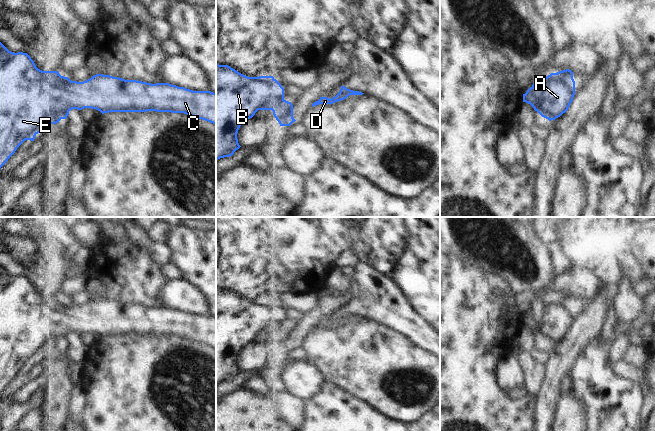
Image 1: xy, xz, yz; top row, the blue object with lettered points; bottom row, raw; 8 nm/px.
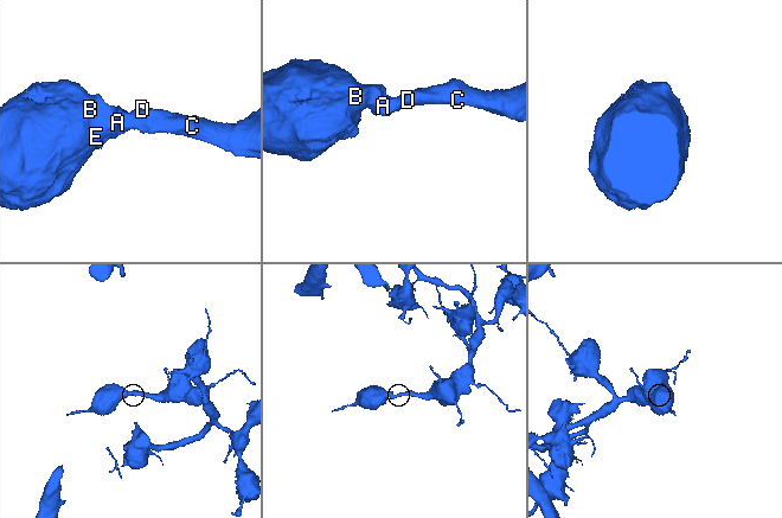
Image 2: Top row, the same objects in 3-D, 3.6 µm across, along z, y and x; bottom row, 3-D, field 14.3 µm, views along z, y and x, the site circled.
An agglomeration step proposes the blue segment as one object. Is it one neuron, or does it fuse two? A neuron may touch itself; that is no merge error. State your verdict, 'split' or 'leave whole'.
leave whole

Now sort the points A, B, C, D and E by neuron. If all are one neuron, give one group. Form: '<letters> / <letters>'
A B C D E

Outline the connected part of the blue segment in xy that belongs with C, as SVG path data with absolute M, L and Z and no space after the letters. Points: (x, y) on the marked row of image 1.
M0 42L0 168L25 140L34 141L35 136L47 124L56 124L61 119L66 119L72 109L84 108L96 109L102 114L147 111L184 113L216 125L216 93L211 91L193 91L169 83L151 84L103 74L96 74L83 82L71 81L57 71L38 69L27 53L13 53Z

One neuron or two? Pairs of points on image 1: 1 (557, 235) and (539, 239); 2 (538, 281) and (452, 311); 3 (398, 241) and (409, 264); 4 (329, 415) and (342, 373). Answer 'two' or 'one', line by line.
1: two
2: two
3: two
4: two

